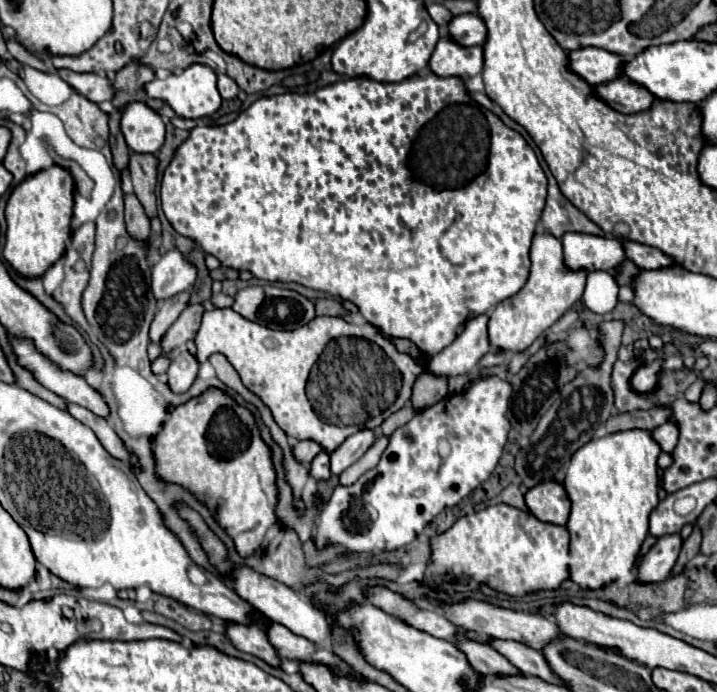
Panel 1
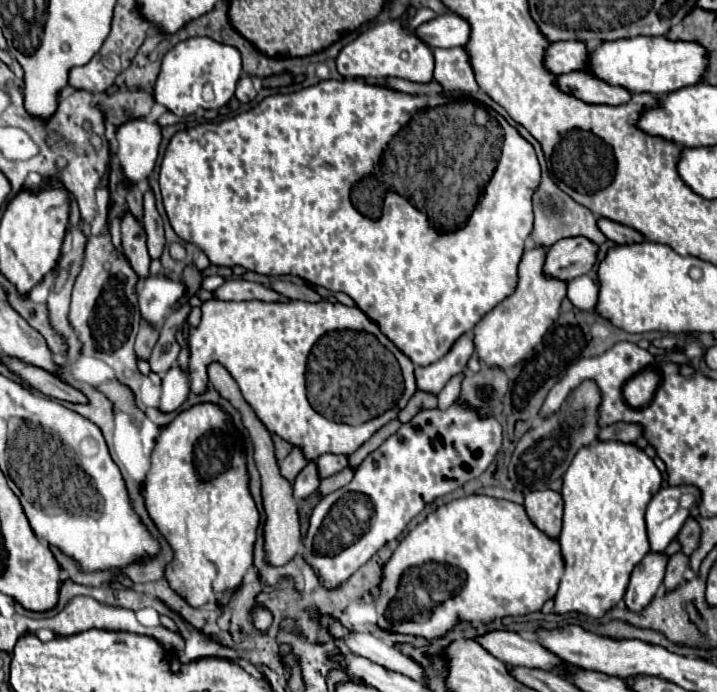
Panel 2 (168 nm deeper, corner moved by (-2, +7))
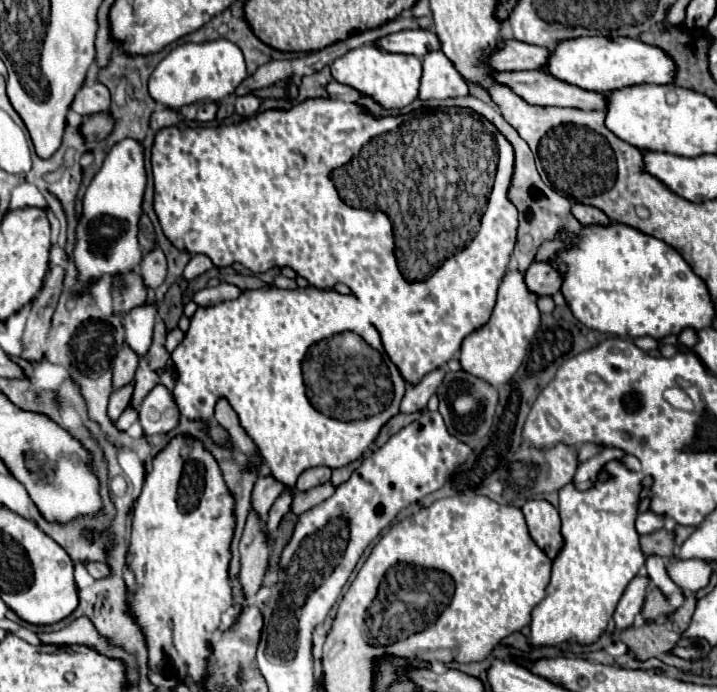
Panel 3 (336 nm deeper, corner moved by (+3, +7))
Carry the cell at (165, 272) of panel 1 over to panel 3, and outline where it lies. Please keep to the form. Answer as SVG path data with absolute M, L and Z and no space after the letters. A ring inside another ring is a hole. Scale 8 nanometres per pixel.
M143 305L143 307L135 307L123 317L125 345L131 347L137 357L143 357L151 347L155 311L157 311L155 305Z

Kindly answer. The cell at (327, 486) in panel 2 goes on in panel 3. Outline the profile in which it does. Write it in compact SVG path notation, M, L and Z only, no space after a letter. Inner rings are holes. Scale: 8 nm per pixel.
M325 483L325 485L319 485L317 489L309 489L309 491L297 491L293 495L293 503L291 503L291 511L295 515L301 515L305 511L309 511L311 507L319 505L321 501L325 501L327 497L331 497L335 491L335 487L331 483Z

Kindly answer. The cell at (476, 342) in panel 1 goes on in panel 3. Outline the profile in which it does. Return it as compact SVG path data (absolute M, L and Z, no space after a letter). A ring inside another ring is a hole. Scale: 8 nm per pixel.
M435 369L433 373L427 373L419 385L415 387L407 387L405 397L401 401L401 413L415 413L415 411L423 411L427 407L429 397L435 393L437 385L441 385L443 381L443 371Z

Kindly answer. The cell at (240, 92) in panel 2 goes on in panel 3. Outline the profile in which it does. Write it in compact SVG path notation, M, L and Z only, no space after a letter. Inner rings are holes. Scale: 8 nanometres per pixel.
M245 95L245 97L237 97L235 99L235 111L241 117L253 117L259 111L259 99L255 95Z

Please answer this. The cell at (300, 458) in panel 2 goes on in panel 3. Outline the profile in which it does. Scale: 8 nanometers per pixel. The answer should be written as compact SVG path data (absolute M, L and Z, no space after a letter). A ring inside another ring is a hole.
M261 475L257 481L255 481L255 487L253 487L253 493L251 493L251 507L253 511L265 519L267 517L267 511L271 509L271 505L275 503L275 499L283 493L281 485L277 485L277 481L273 481L273 477L269 475Z

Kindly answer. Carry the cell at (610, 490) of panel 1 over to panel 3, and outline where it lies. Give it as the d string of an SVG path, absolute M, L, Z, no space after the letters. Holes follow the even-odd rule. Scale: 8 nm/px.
M609 461L603 469L611 477L607 483L597 483L595 489L587 491L577 491L575 485L569 483L559 491L559 515L563 521L561 533L565 545L553 561L547 595L533 609L529 635L529 645L533 647L595 643L601 633L605 633L619 597L645 563L639 535L633 529L643 473L631 473L619 465L619 461Z

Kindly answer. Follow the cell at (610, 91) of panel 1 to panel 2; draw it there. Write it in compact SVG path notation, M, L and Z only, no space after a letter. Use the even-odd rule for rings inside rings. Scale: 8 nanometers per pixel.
M588 71L558 75L558 85L564 93L598 105L624 105L632 97L632 93L626 93L626 89L618 89L606 81L598 81L598 77Z

